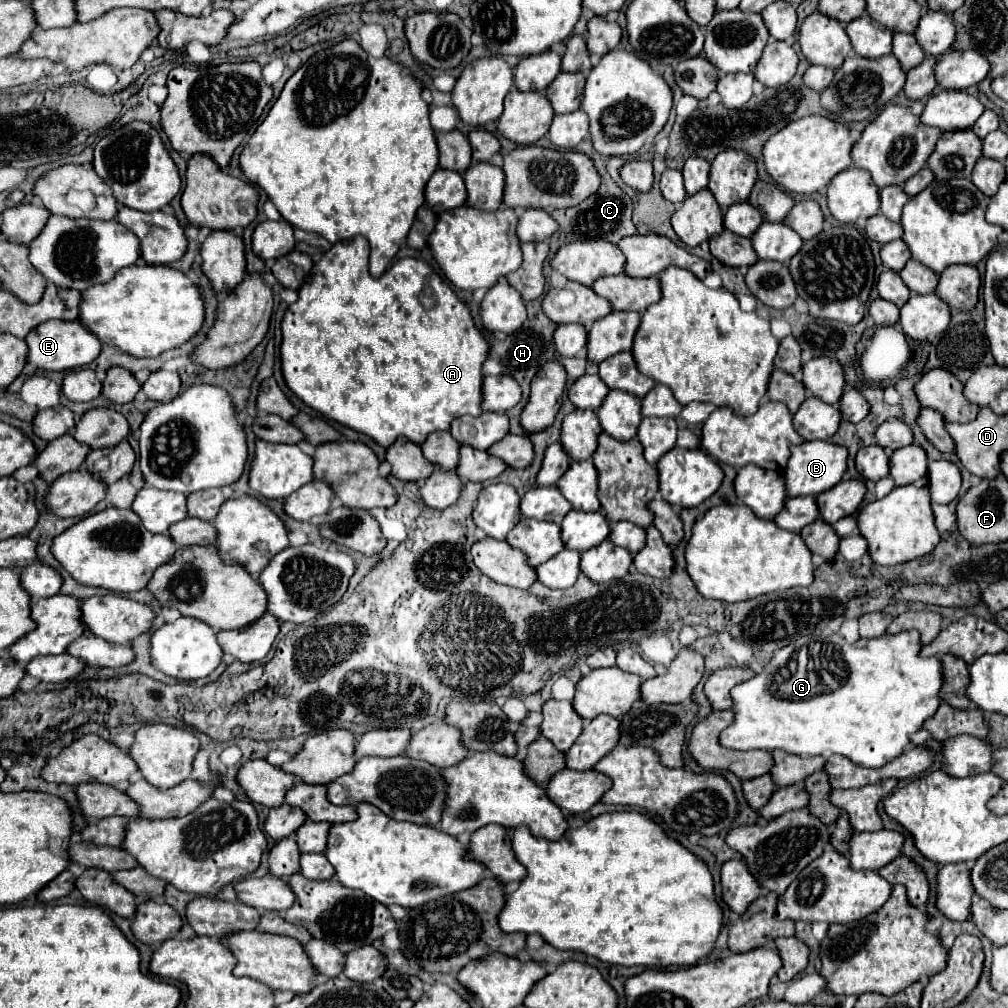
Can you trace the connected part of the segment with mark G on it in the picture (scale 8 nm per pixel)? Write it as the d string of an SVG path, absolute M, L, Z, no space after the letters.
M901 631L897 635L885 633L875 639L859 639L853 645L847 645L837 633L827 637L799 637L783 647L761 673L731 691L735 721L721 733L719 741L723 747L739 751L785 749L803 757L839 753L857 765L881 767L903 753L911 743L909 735L919 731L923 723L935 715L941 703L941 659L919 657L919 653L919 631Z

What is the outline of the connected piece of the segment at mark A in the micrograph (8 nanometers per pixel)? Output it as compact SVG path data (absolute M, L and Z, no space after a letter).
M353 237L347 241L339 241L333 247L329 247L321 261L313 265L311 273L307 275L307 281L303 283L303 287L299 289L299 299L287 307L283 321L281 321L281 333L283 333L283 341L281 341L281 371L283 371L283 379L287 383L287 387L311 409L319 411L323 417L337 421L345 427L351 427L367 437L371 437L377 445L381 447L389 447L399 435L407 437L409 441L415 443L423 443L427 439L427 435L431 431L447 431L451 421L461 417L461 415L473 415L477 417L481 413L481 365L487 359L487 341L483 339L483 335L477 331L477 327L473 325L473 319L467 311L467 307L455 297L455 293L451 291L449 283L437 275L427 263L419 261L419 259L401 259L397 261L391 269L387 269L381 277L371 277L369 273L369 245L365 237Z

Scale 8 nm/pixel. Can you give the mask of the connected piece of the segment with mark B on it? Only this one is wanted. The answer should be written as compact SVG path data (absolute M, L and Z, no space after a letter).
M807 441L791 449L791 457L785 467L785 489L787 497L805 497L819 495L841 481L841 475L847 471L847 449L831 441Z

